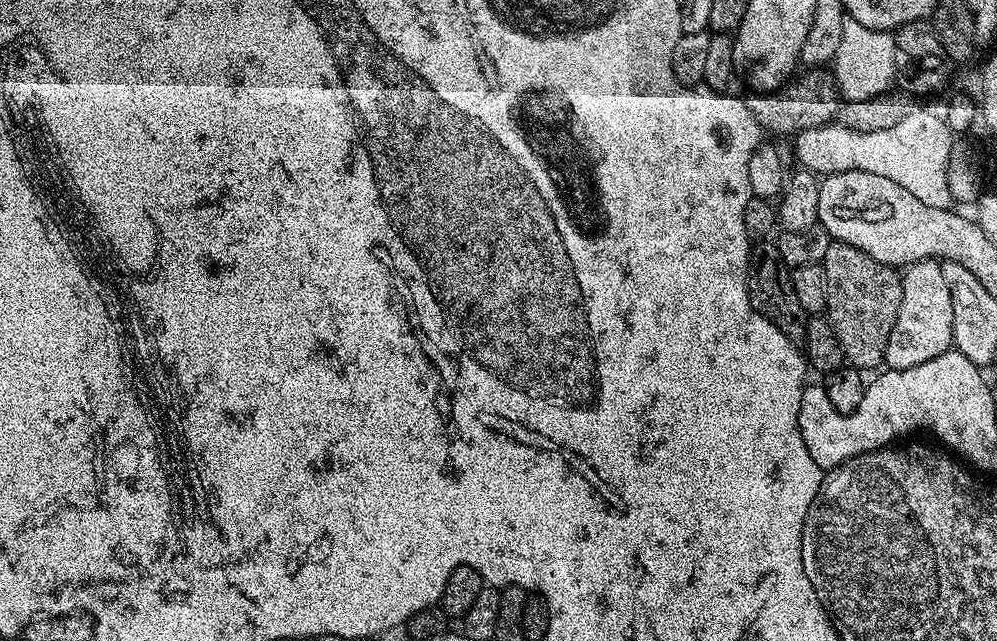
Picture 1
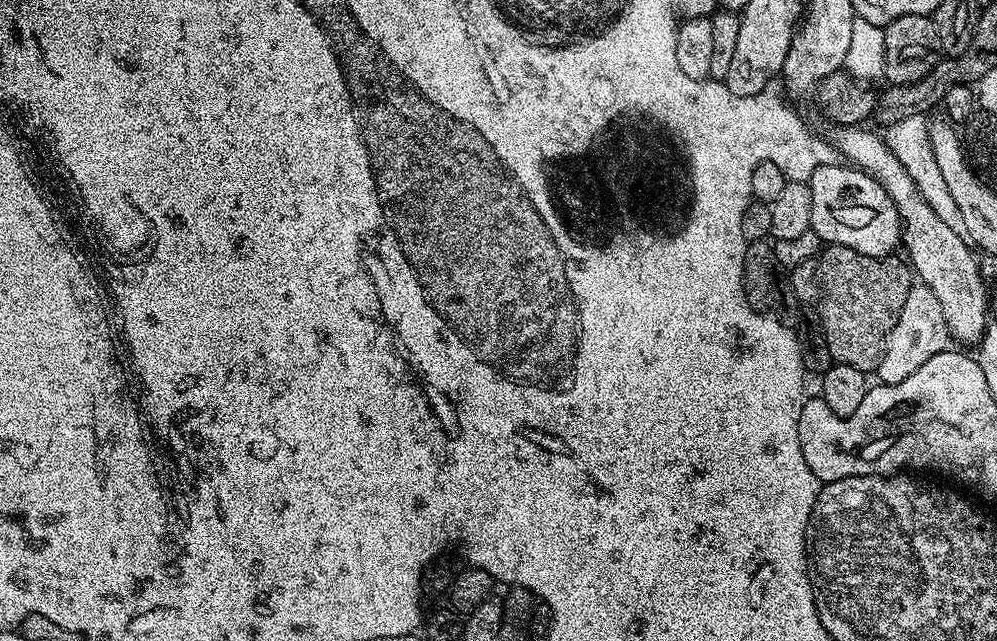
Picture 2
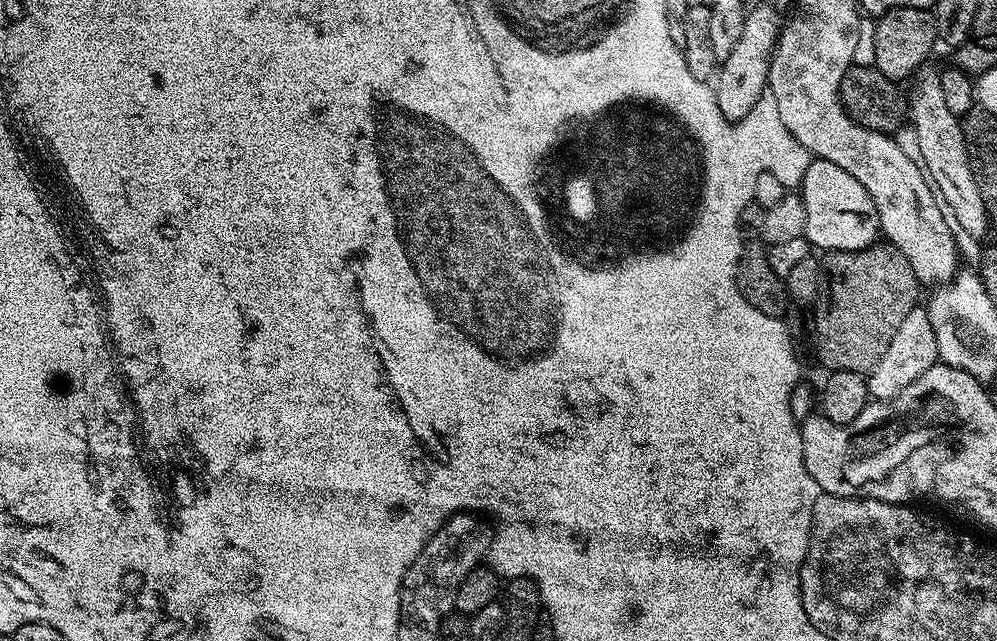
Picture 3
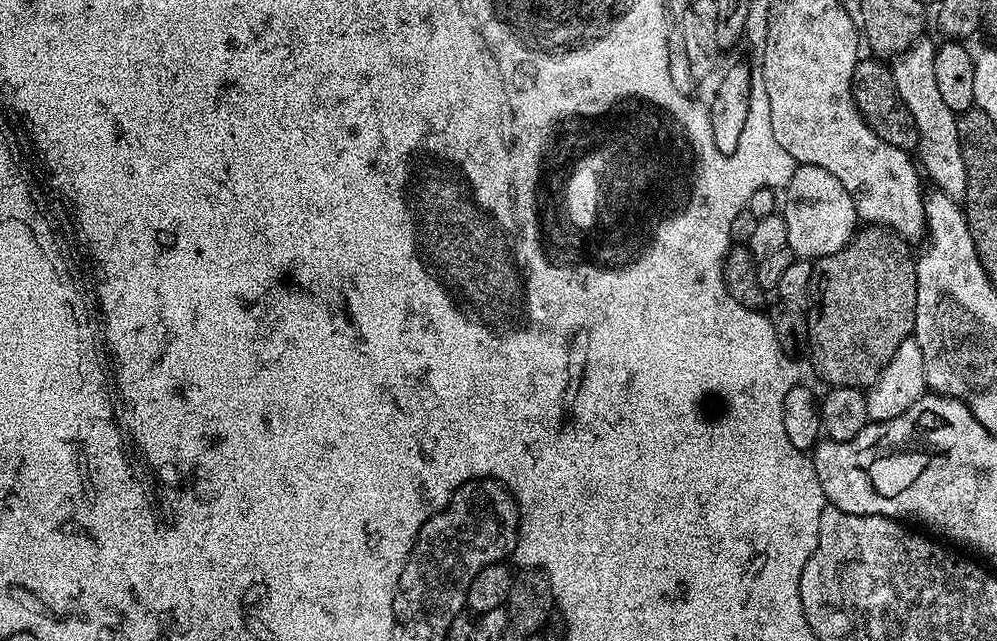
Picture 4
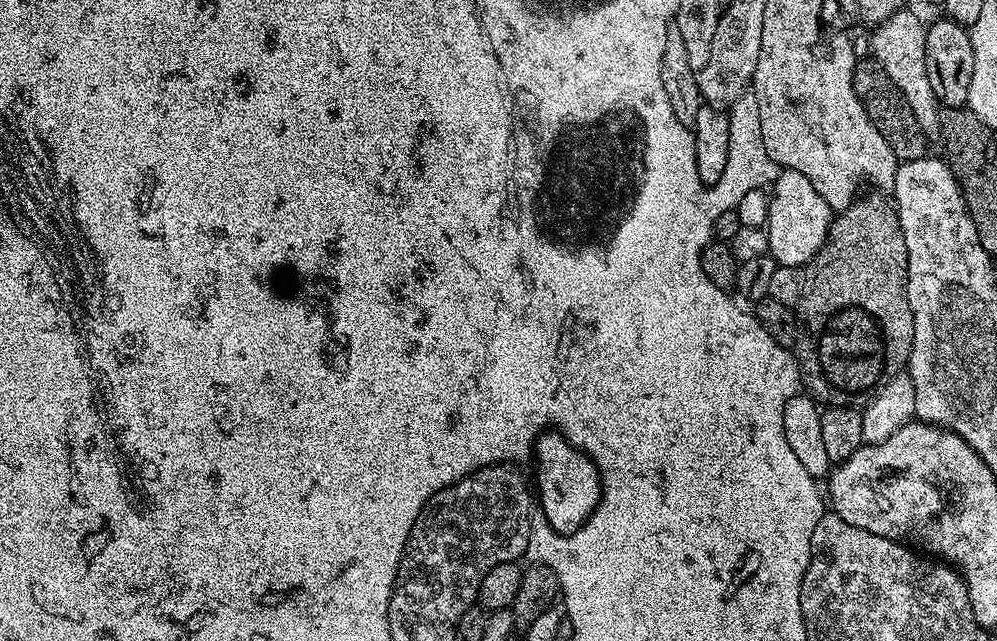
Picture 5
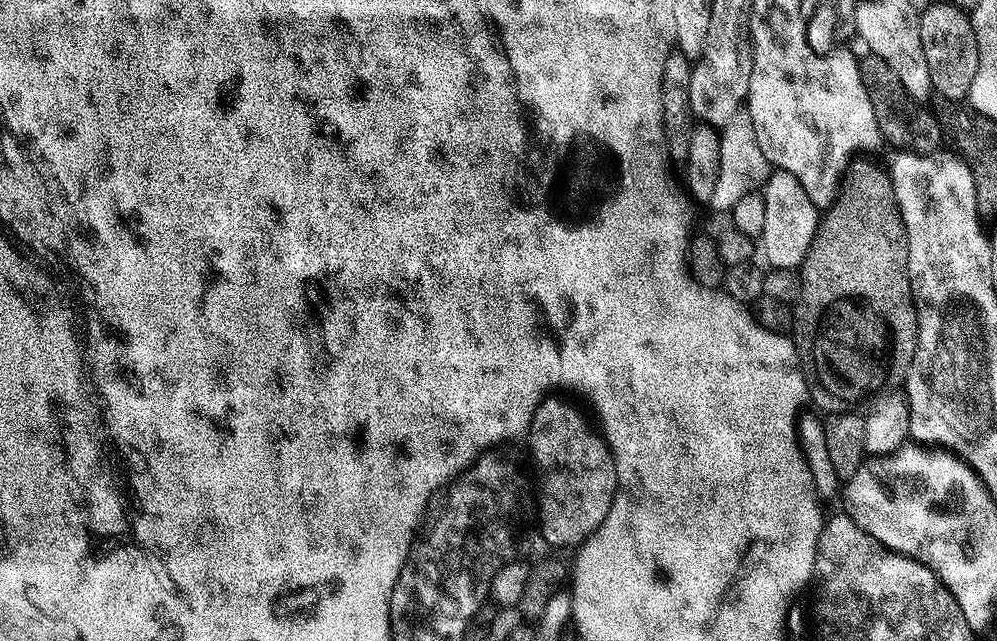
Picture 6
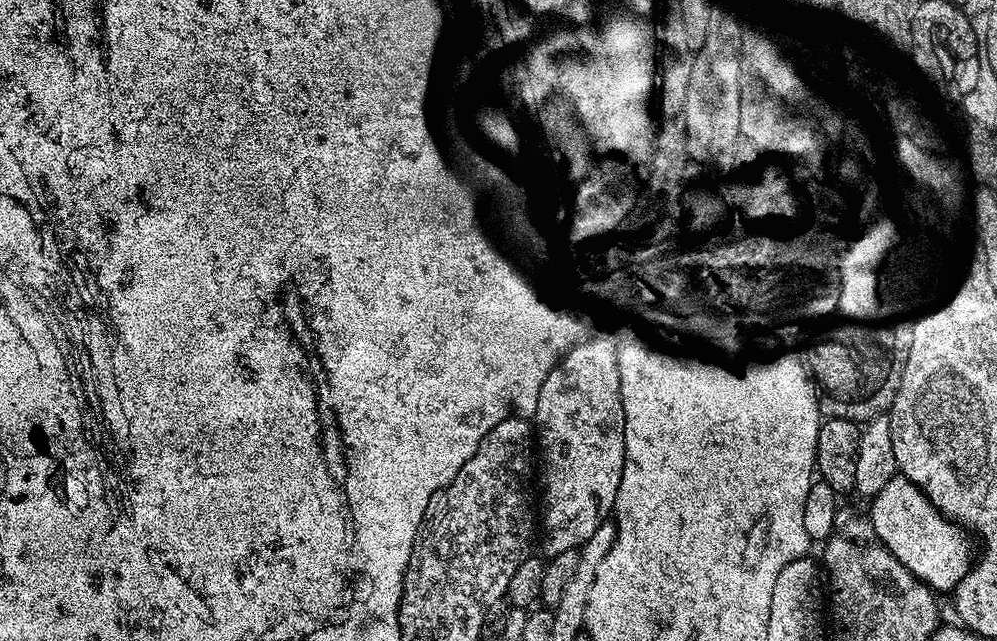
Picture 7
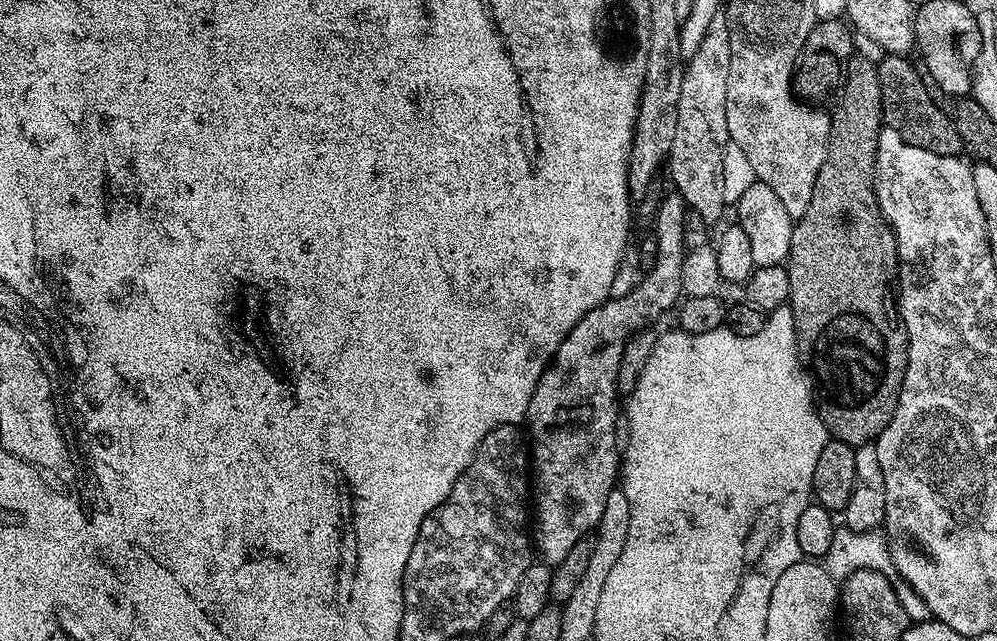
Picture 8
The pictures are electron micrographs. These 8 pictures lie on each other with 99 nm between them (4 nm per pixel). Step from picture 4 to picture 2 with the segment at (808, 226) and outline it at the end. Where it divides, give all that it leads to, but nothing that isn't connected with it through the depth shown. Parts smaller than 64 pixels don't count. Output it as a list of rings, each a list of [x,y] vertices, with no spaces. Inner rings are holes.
[[[837,162],[818,166],[807,186],[812,195],[811,231],[817,232],[825,245],[850,246],[858,254],[871,256],[890,256],[901,247],[902,221],[896,203],[874,177],[855,166]]]

